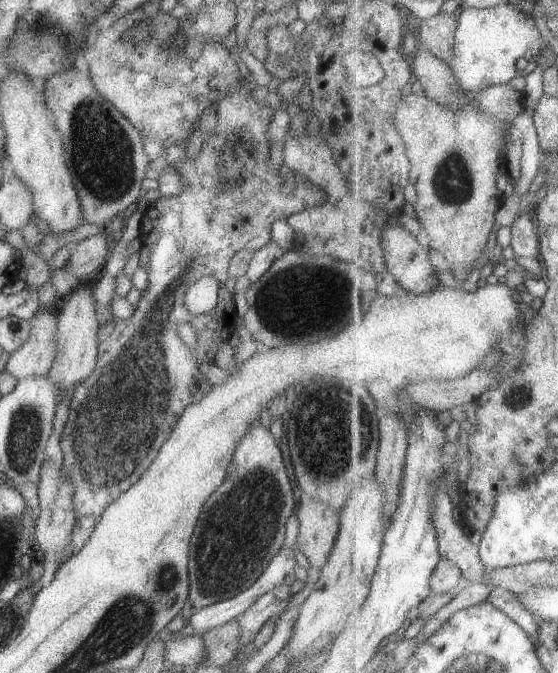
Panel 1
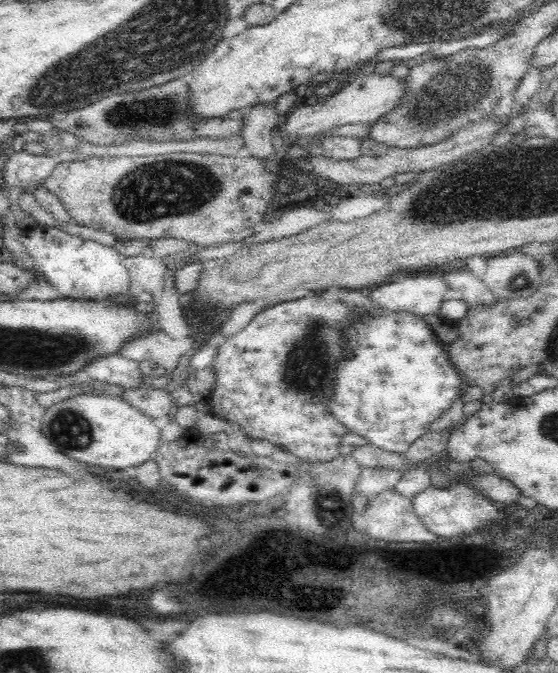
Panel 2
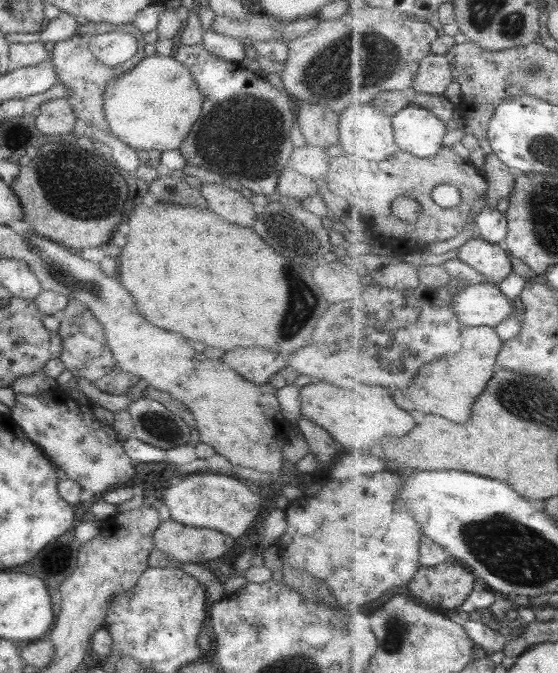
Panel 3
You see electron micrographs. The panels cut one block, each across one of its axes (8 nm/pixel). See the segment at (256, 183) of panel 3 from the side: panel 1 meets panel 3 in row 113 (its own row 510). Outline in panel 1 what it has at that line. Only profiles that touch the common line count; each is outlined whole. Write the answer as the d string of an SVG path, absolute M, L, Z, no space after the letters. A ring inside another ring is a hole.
M260 421L253 425L253 428L240 440L236 448L232 463L228 466L224 483L214 492L210 499L204 504L200 514L200 519L196 524L196 529L192 534L192 539L189 543L189 601L194 611L204 609L209 605L220 603L221 601L232 599L238 593L246 591L252 587L252 584L264 573L272 558L284 547L284 539L286 533L286 522L294 513L296 502L294 501L292 486L288 478L284 460L282 460L282 452L280 451L280 442L274 439L273 435L262 426Z

